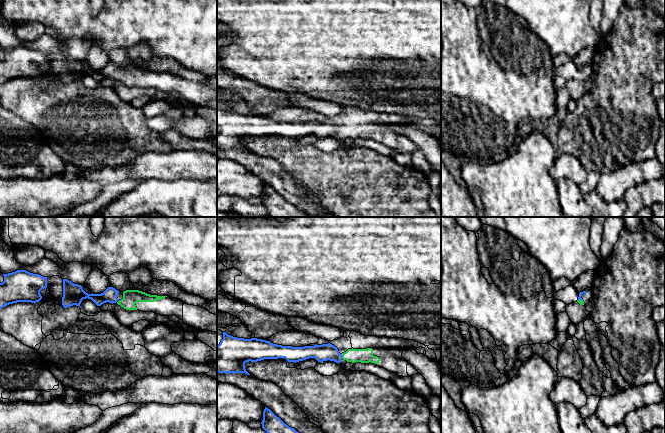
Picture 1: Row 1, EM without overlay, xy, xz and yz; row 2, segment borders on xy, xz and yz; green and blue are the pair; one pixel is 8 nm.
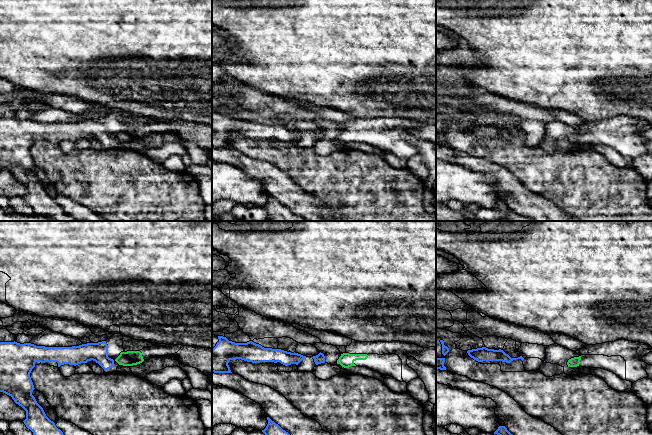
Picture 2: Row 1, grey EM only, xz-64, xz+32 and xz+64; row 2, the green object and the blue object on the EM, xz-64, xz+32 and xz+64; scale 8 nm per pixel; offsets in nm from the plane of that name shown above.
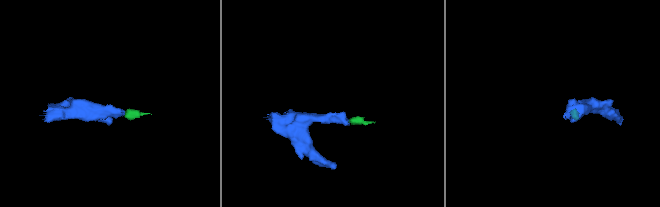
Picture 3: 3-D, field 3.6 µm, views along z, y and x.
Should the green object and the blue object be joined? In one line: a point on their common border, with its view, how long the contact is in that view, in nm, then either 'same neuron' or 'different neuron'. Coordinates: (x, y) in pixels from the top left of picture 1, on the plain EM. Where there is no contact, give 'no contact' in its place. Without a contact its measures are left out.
xz (342, 132) | 40 nm | same neuron

